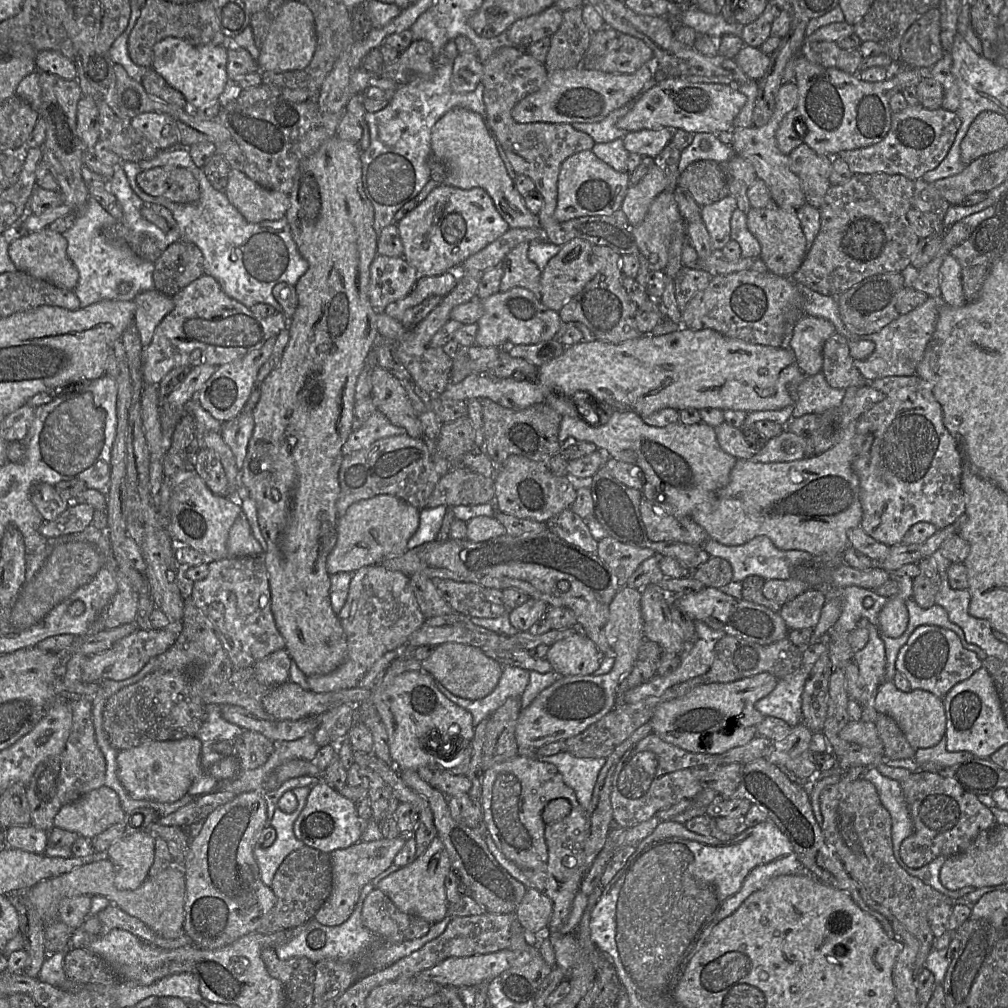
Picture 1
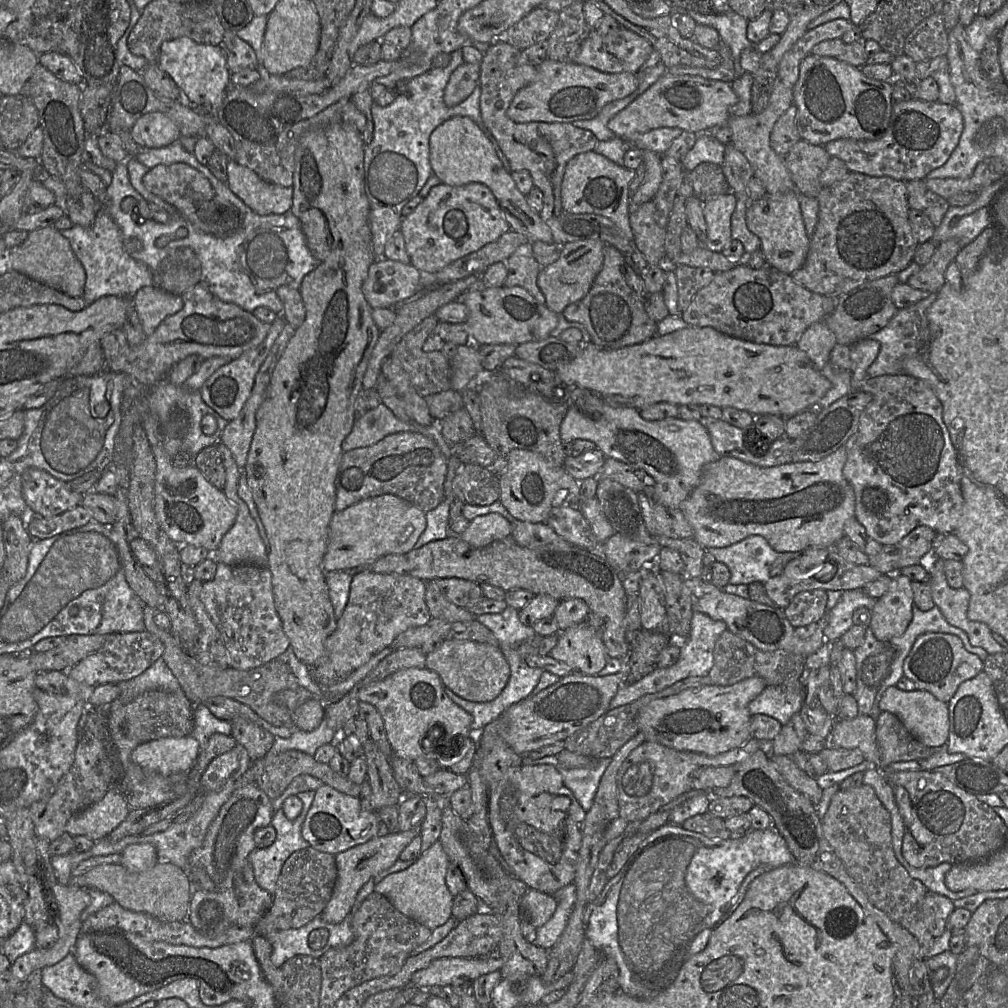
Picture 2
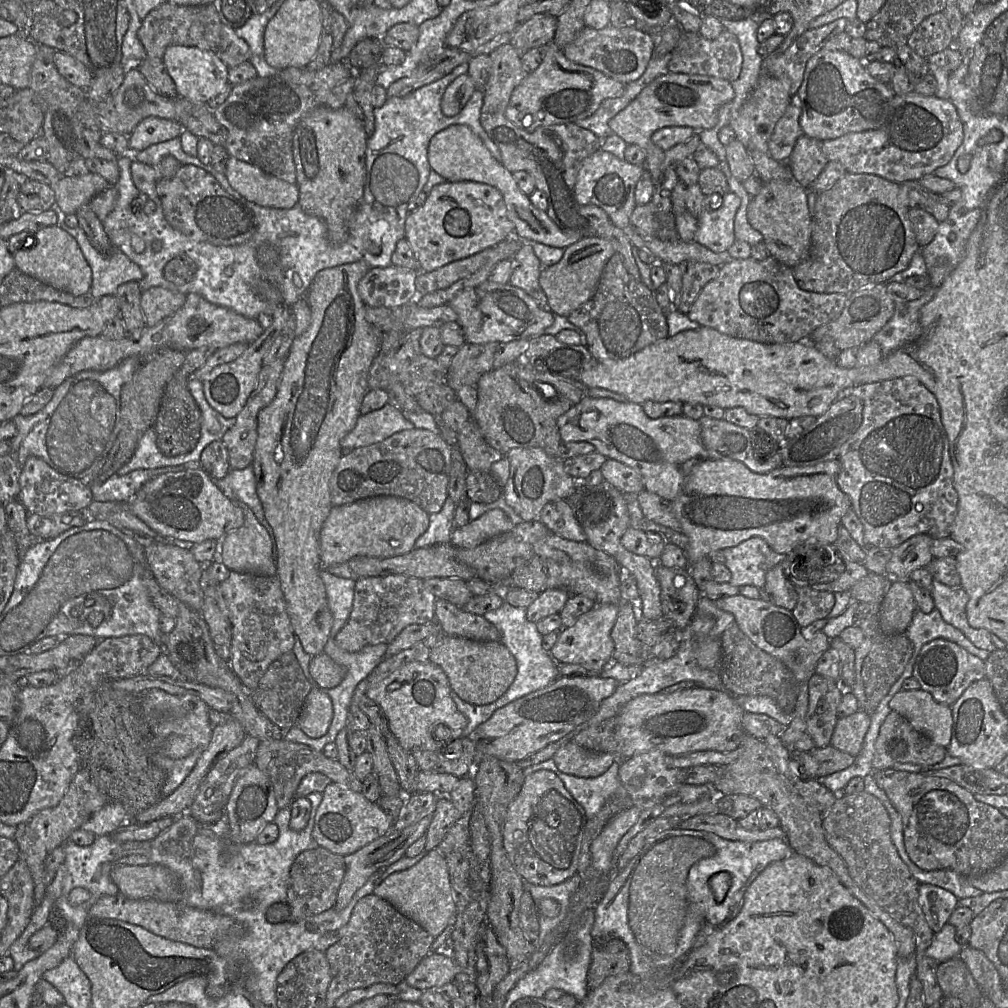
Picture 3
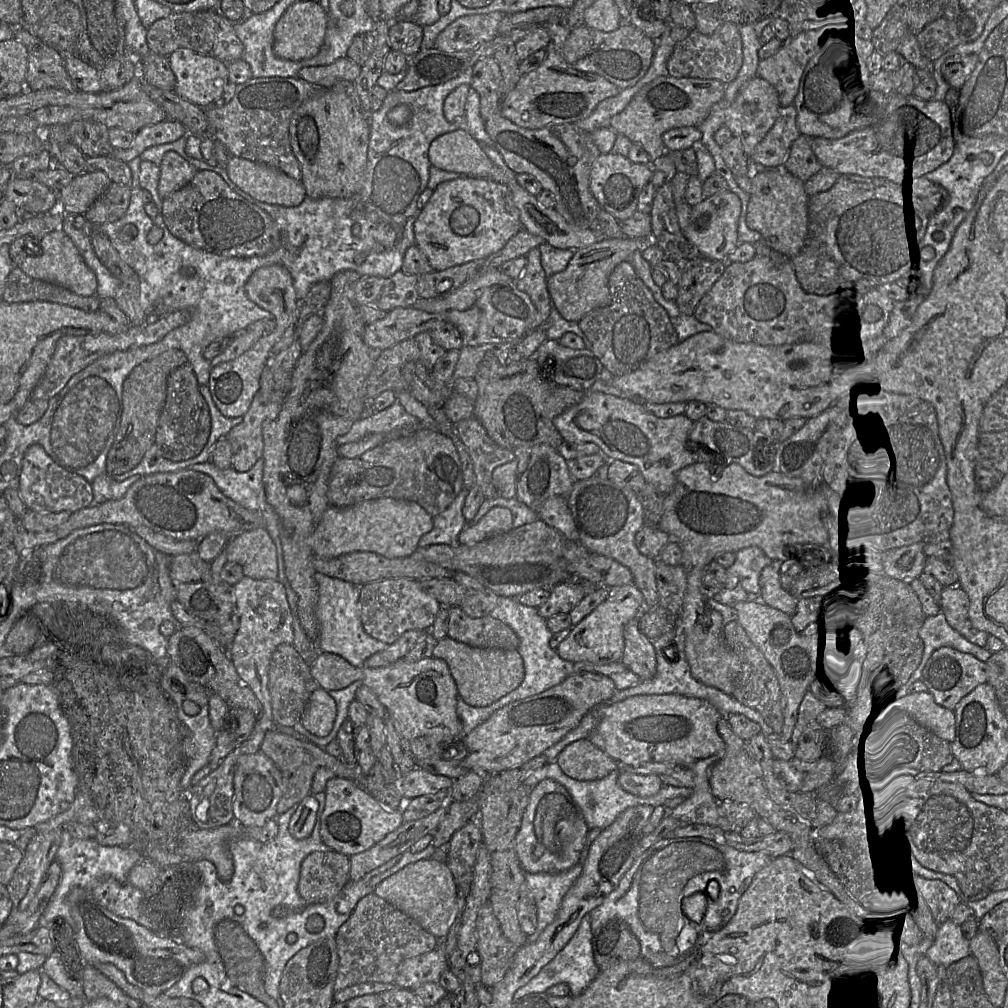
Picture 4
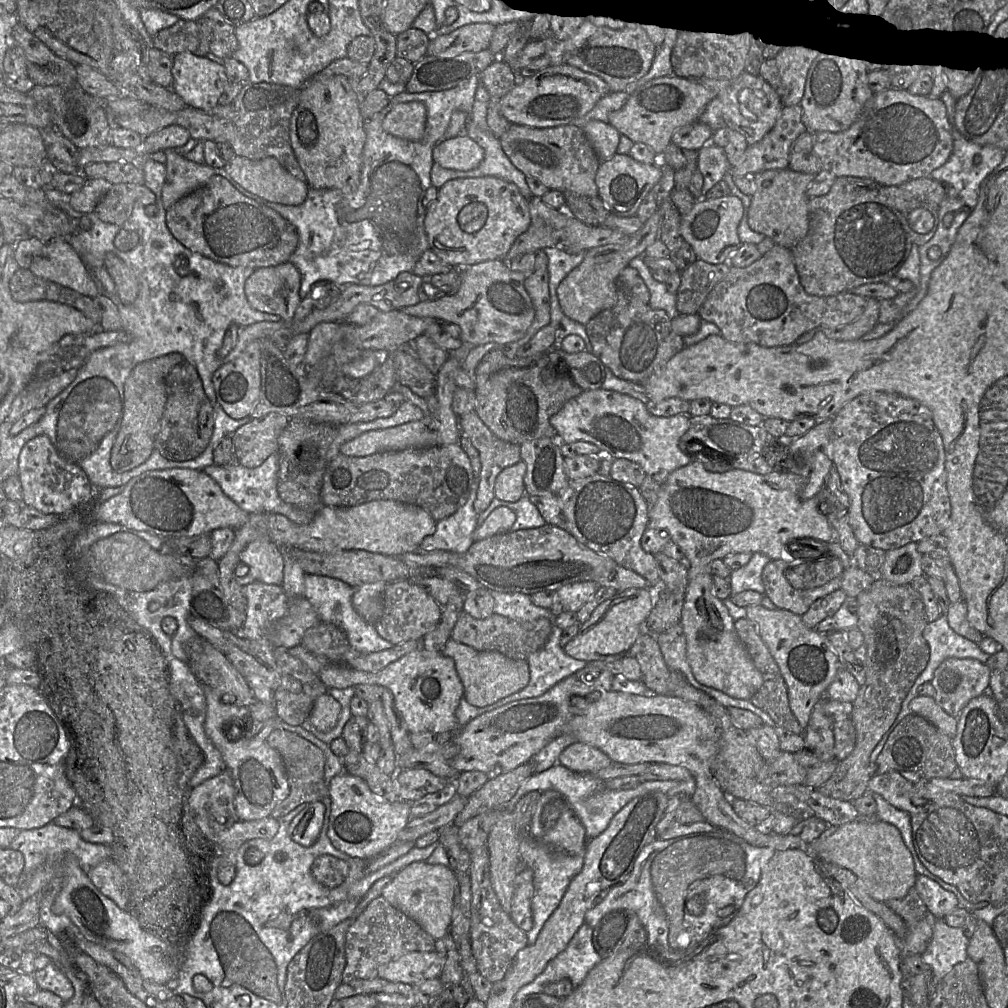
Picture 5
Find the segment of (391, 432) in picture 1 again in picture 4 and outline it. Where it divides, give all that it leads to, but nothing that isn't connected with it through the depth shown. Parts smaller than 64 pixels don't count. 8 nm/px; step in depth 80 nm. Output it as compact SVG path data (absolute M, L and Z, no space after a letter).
M399 402L393 403L390 407L376 413L362 416L356 421L350 430L339 436L337 445L356 442L370 434L389 434L400 428L418 425L419 420L408 414Z

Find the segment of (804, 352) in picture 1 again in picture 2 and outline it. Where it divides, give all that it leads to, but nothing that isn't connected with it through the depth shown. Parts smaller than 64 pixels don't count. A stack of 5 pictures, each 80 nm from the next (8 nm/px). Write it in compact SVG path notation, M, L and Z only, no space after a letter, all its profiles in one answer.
M821 321L808 327L795 345L804 351L815 368L821 371L829 363L830 353L836 344L836 335L828 328L824 321Z

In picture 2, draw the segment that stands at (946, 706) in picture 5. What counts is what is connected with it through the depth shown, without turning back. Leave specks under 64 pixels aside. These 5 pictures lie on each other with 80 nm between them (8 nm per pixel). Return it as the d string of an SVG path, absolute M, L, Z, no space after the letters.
M935 632L920 635L903 663L904 676L912 680L918 690L928 691L945 703L951 700L961 683L974 678L983 669L984 661L968 652L958 636Z

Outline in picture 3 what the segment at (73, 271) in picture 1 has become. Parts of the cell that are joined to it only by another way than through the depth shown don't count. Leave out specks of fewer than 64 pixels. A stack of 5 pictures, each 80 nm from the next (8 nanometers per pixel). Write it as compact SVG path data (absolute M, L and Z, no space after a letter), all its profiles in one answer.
M59 225L48 226L37 231L35 238L36 242L33 248L21 248L12 255L15 268L73 296L88 294L92 284L92 270L84 258L76 239Z

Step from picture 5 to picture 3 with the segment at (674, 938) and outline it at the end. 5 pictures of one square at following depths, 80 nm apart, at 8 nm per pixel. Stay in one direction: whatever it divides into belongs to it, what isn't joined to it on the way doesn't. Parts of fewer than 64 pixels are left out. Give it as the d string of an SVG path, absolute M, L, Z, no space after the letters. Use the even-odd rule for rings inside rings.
M673 828L664 831L652 839L648 840L642 850L637 856L635 856L620 872L615 872L614 876L611 878L608 888L601 898L601 900L596 904L594 908L594 923L591 929L592 938L600 937L604 934L612 933L619 937L628 947L630 953L630 969L634 975L640 977L657 977L656 972L660 971L671 971L680 967L683 958L689 954L692 949L696 948L696 937L702 935L704 932L710 932L710 929L714 927L721 927L725 925L725 919L728 917L730 911L734 910L735 905L740 904L741 907L744 901L744 895L750 884L754 879L770 864L785 859L791 852L791 849L784 839L772 839L761 842L740 842L731 841L723 839L712 833L694 831L694 830L684 830L680 828ZM718 873L728 873L729 875L729 886L726 894L722 901L717 901L711 888L710 879L713 875Z

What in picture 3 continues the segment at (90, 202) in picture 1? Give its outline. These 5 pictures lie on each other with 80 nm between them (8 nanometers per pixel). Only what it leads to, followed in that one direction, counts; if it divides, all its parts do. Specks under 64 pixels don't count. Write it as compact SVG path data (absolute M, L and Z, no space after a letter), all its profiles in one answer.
M63 222L59 226L76 239L84 258L92 270L89 294L95 299L115 295L117 288L127 282L140 282L144 276L139 265L130 260L119 248L103 255L90 243L85 231L78 226L70 228Z

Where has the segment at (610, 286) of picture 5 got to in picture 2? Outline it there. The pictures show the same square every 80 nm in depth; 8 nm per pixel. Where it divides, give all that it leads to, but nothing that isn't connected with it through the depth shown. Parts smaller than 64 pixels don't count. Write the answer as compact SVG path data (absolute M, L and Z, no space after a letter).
M580 240L559 247L559 258L555 262L541 267L537 285L545 296L546 307L557 314L562 314L569 304L579 301L589 292L602 268L605 245L598 240Z

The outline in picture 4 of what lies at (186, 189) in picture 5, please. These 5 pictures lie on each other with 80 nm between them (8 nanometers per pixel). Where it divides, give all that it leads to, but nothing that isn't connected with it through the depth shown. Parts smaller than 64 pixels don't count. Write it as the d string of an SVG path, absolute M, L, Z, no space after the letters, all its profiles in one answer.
M168 151L160 165L158 192L161 200L189 183L199 171L174 151Z

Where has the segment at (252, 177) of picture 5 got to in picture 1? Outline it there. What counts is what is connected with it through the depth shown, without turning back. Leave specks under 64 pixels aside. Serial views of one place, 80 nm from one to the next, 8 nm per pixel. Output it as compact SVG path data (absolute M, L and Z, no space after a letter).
M235 169L229 171L225 194L250 223L280 220L290 206L289 194L263 188Z

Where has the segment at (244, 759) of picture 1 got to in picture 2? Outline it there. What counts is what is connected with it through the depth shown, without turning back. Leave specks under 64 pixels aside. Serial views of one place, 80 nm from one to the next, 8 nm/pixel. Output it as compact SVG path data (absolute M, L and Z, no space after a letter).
M244 718L231 720L232 733L236 743L248 752L251 763L263 758L271 749L275 736L259 725Z

